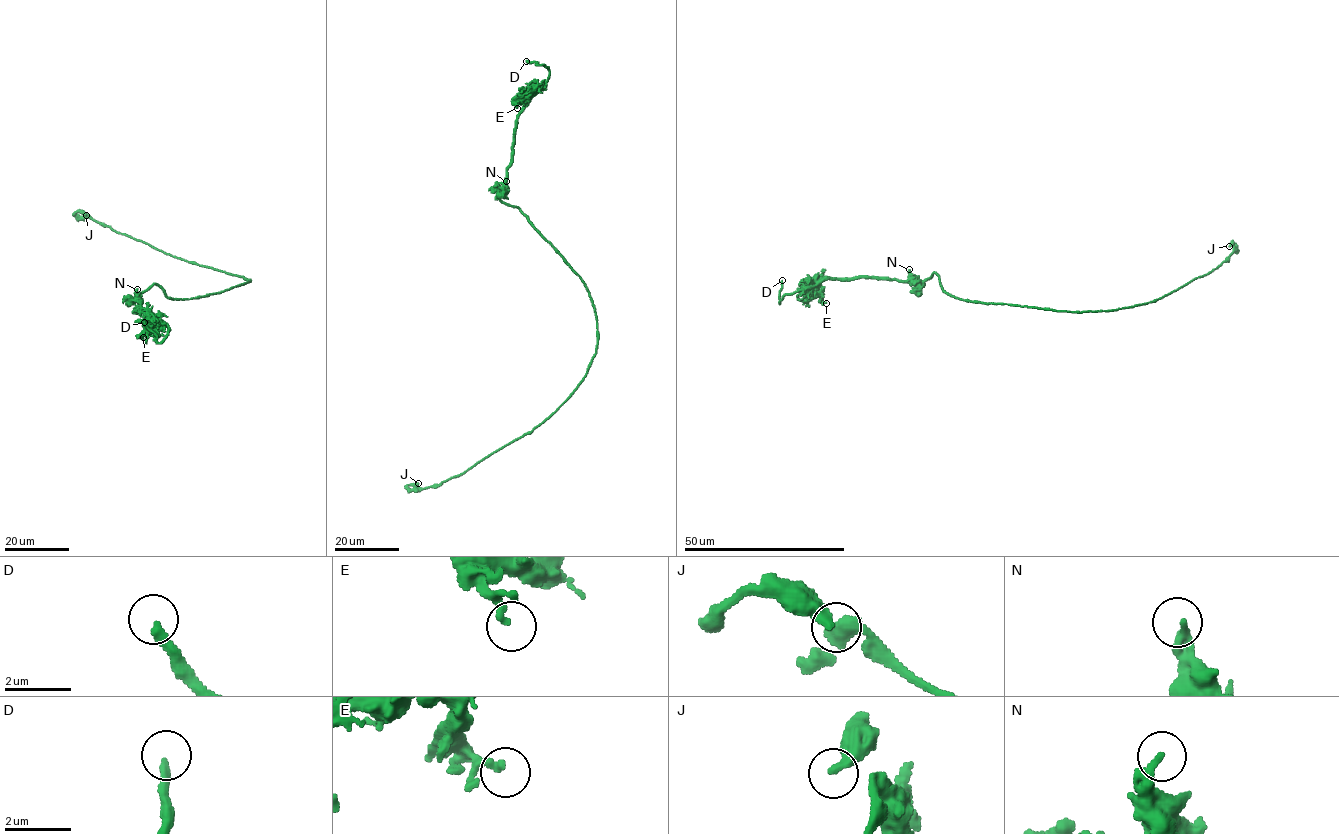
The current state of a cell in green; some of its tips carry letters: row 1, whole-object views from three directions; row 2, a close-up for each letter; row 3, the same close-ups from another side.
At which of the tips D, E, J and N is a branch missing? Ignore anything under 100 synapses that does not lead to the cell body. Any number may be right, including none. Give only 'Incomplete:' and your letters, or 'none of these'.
Incomplete: D

